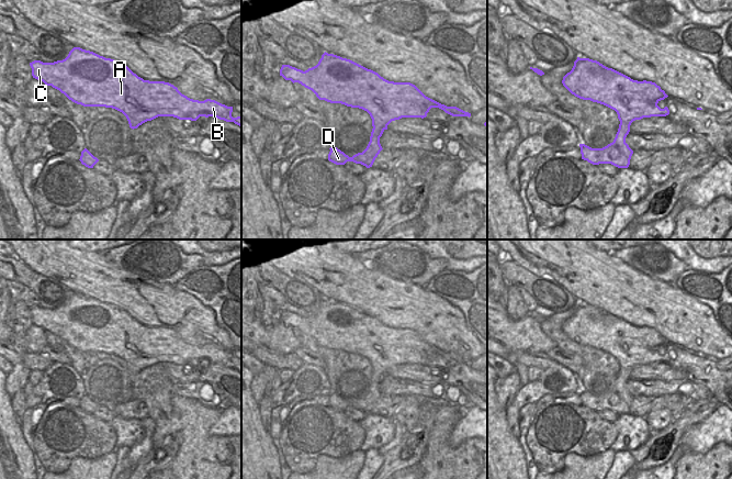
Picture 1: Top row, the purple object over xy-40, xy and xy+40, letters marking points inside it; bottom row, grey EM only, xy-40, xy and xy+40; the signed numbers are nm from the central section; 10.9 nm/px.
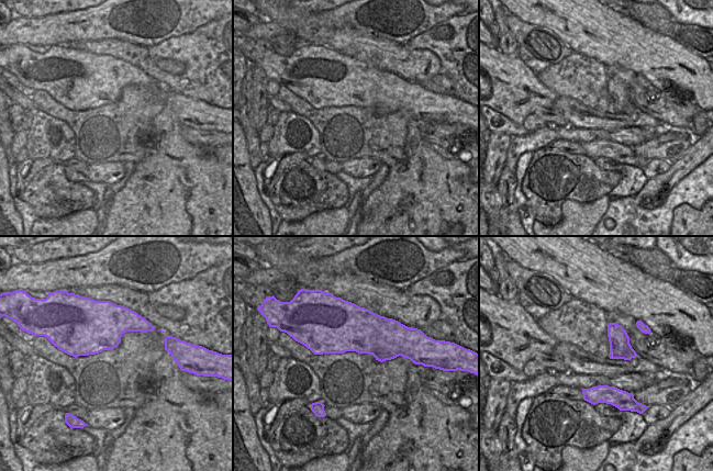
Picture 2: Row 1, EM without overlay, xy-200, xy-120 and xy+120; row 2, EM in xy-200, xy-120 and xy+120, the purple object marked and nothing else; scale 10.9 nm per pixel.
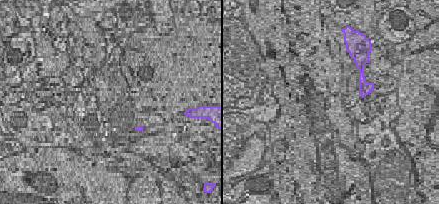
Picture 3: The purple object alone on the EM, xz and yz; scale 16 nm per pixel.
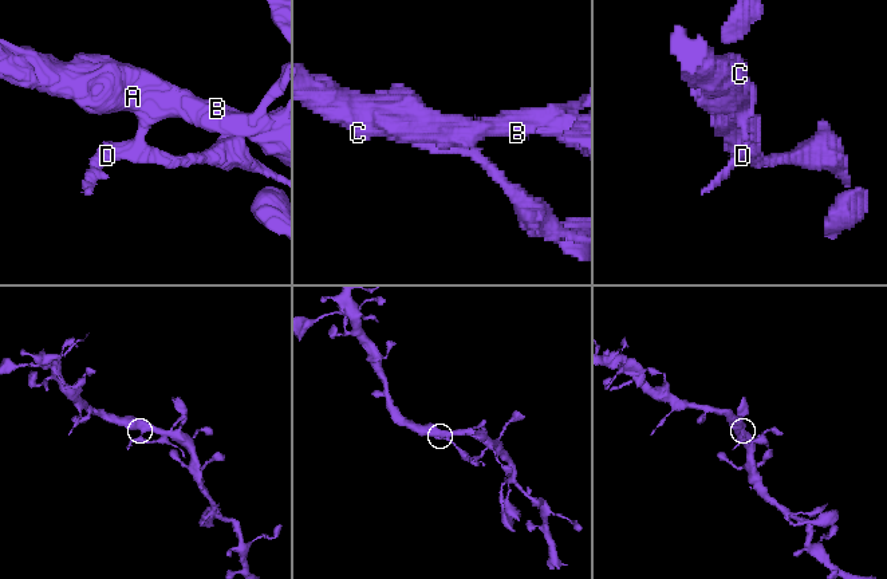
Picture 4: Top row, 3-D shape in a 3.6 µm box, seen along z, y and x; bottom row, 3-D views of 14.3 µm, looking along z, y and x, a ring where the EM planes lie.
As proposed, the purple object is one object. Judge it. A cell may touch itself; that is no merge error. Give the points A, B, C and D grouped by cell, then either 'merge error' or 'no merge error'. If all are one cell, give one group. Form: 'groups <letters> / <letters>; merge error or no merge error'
groups A B C / D; merge error

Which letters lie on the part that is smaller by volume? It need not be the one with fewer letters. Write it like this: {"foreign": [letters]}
{"foreign": ["D"]}

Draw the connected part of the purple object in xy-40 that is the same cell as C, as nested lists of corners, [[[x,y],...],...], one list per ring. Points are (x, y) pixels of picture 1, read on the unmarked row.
[[[74,293],[63,307],[54,309],[34,307],[30,312],[33,324],[59,336],[75,349],[83,353],[112,354],[122,358],[133,376],[158,363],[191,367],[196,367],[200,363],[213,363],[234,368],[241,374],[241,363],[232,363],[233,353],[211,345],[204,347],[190,345],[169,328],[144,326],[127,312],[80,293]]]

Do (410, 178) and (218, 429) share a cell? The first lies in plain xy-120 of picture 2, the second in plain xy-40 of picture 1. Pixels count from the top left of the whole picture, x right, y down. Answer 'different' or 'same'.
different

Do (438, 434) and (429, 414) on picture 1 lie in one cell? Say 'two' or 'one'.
one

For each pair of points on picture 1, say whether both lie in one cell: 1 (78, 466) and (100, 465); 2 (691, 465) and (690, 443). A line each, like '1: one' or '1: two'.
1: one
2: two

